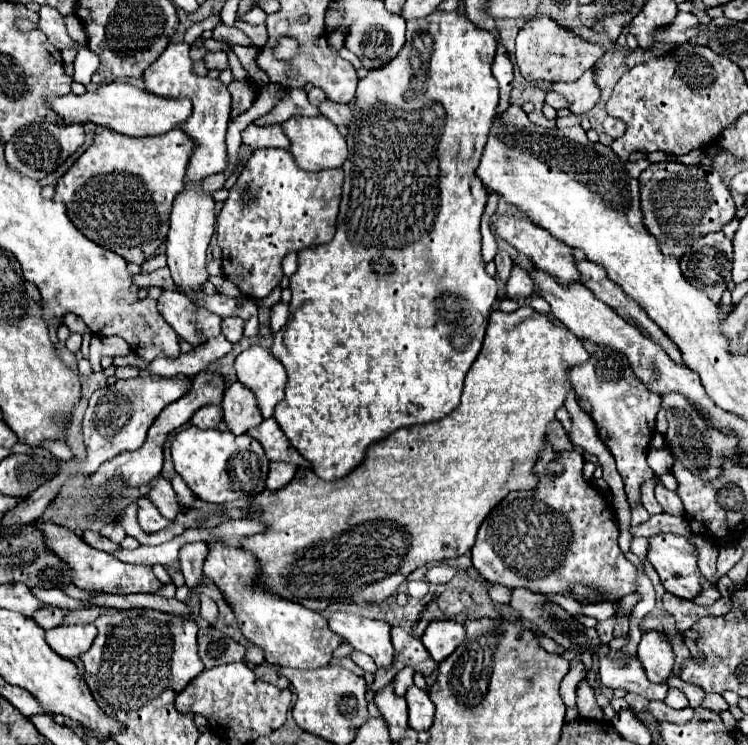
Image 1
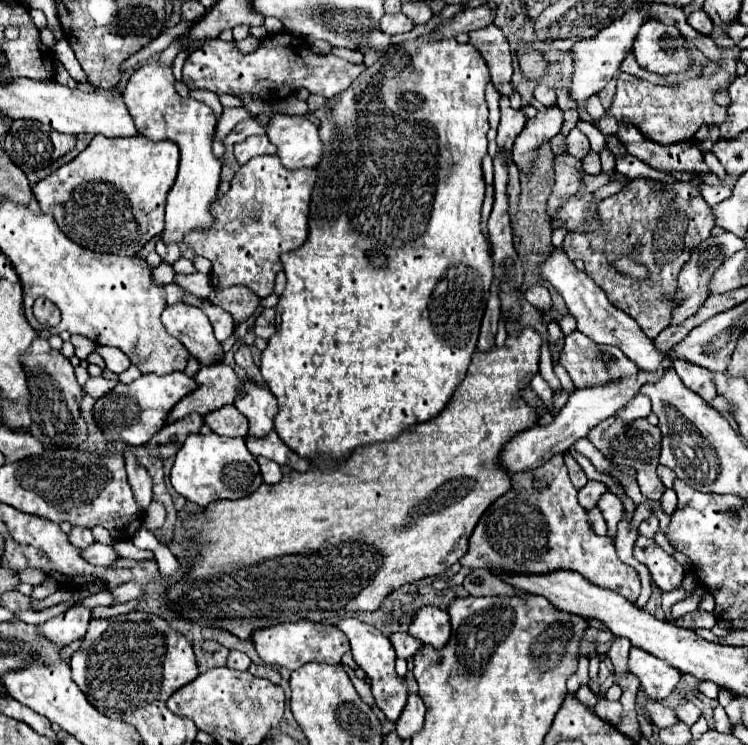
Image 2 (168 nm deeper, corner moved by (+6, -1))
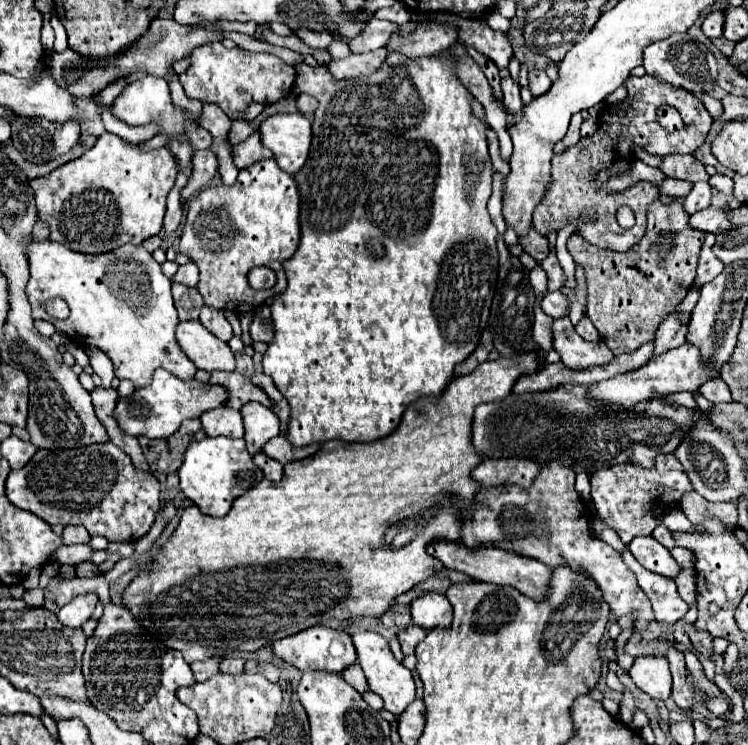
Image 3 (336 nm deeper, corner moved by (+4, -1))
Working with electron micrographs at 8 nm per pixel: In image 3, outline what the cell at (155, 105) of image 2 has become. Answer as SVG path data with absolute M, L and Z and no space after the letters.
M147 75L147 77L139 79L139 81L133 81L133 83L125 85L125 89L123 89L123 91L117 95L117 99L113 101L111 113L113 113L117 119L121 119L121 121L125 121L127 125L131 125L131 127L147 125L147 123L159 123L159 125L161 125L161 133L171 139L169 147L171 147L171 151L175 153L175 157L181 161L181 167L183 167L187 173L191 171L191 157L193 157L191 145L189 145L189 143L183 143L183 141L179 141L179 139L175 139L175 135L181 133L187 125L197 123L197 121L189 119L183 109L179 109L179 107L173 105L171 95L169 95L169 87L167 87L167 83L165 83L161 77Z

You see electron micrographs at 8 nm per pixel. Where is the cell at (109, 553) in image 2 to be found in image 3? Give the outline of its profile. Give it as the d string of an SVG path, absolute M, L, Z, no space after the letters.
M61 545L53 553L53 561L59 565L79 565L89 559L91 551L93 549L89 545Z

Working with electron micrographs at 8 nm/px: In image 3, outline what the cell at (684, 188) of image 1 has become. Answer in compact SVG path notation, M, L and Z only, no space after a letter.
M657 199L649 207L643 239L625 253L597 249L577 233L569 237L567 249L571 257L583 265L587 275L587 317L613 355L631 353L653 341L663 317L667 317L693 287L703 241L705 233L689 227L689 215L683 213L683 199L675 199L673 205L663 205Z

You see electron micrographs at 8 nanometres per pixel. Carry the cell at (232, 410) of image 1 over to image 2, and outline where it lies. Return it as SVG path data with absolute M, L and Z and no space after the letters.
M233 403L223 405L221 409L215 409L213 413L205 415L205 423L211 427L213 433L217 435L227 435L227 437L247 437L249 433L249 423L247 417L237 411Z

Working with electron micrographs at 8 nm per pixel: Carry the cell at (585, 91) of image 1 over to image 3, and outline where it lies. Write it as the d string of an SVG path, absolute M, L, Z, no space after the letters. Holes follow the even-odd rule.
M575 113L573 115L573 119L570 121L570 125L567 131L567 135L565 135L565 139L562 139L559 141L554 148L554 153L561 153L565 151L566 149L569 149L569 147L573 147L577 141L579 141L579 125L581 125L583 122L583 117L581 113ZM559 143L561 144L561 148L559 148Z

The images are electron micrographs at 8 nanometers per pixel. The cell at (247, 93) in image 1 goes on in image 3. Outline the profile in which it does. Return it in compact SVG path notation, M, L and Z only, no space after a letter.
M209 149L195 153L193 175L191 175L187 187L181 191L181 203L187 203L199 189L203 189L213 179L215 173L217 173L217 159L215 159L215 155Z

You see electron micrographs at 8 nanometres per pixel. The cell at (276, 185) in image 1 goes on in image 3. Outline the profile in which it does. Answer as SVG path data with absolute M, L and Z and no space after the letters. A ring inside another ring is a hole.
M263 159L257 165L241 169L235 185L207 187L189 201L179 253L187 255L199 267L197 289L207 307L247 313L285 291L287 279L281 263L295 253L299 237L297 183L273 159ZM259 265L275 271L275 287L257 291L249 285L247 273Z

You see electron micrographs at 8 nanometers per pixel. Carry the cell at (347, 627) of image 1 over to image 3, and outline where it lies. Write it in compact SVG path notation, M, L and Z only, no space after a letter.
M359 631L353 635L353 643L355 643L355 649L357 649L357 655L359 655L359 665L361 669L365 671L365 677L367 677L367 683L371 687L373 693L377 693L383 703L385 703L385 709L391 711L393 715L401 715L407 705L411 705L415 701L415 681L413 681L413 673L409 669L405 669L403 663L399 663L389 645L387 645L387 639L377 635L377 633L371 633L371 631Z

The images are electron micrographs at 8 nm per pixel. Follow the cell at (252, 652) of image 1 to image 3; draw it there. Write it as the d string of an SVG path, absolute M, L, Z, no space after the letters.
M225 657L221 659L221 665L219 665L219 671L223 673L241 673L243 671L243 659L235 659L235 657Z

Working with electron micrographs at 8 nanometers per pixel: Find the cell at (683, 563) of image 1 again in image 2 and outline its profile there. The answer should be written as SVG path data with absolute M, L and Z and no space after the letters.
M639 535L635 541L635 559L647 565L651 579L657 583L661 591L673 591L681 587L683 581L683 567L665 553L653 539Z

